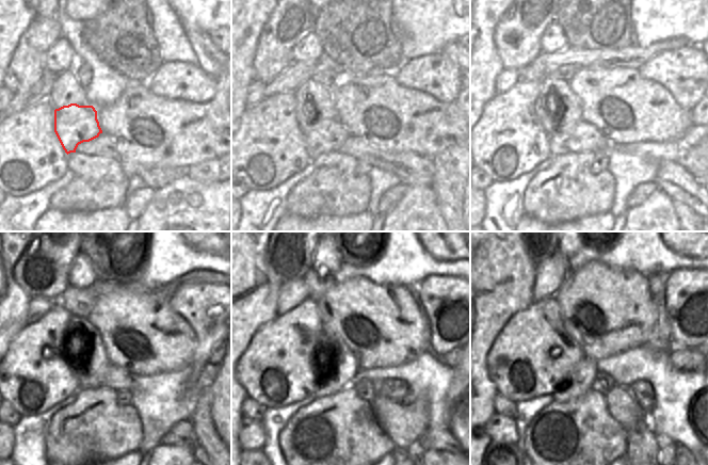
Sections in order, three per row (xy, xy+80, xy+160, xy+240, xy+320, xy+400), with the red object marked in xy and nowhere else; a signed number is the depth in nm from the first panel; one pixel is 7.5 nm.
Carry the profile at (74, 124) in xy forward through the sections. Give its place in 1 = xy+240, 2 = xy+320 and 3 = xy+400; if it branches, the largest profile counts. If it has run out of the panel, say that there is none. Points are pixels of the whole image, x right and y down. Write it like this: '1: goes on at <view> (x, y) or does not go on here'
1: goes on at xy+240 (113, 375)
2: goes on at xy+320 (395, 389)
3: goes on at xy+400 (642, 390)

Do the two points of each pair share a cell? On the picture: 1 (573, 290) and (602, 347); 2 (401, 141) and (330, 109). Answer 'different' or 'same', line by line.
1: same
2: different

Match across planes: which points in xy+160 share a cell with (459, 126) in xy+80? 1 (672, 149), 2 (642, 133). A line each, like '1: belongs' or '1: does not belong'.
1: does not belong
2: belongs

